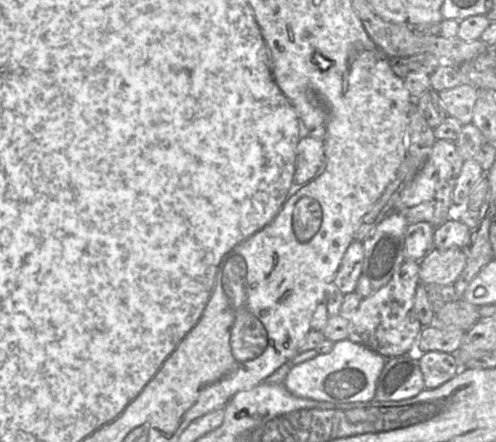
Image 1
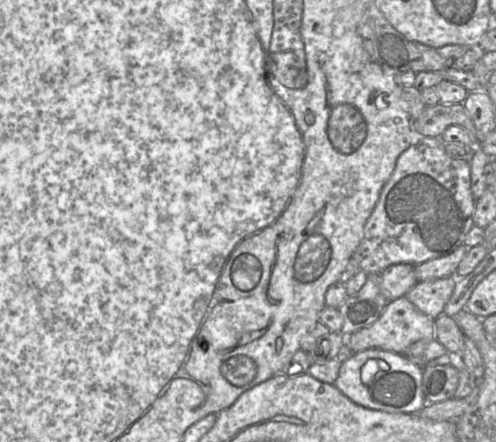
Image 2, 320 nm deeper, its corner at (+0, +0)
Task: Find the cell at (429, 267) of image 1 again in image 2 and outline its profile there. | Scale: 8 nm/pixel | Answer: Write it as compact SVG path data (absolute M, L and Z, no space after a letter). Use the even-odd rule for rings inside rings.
M453 276L417 282L405 296L419 311L435 319L444 312L455 284Z

